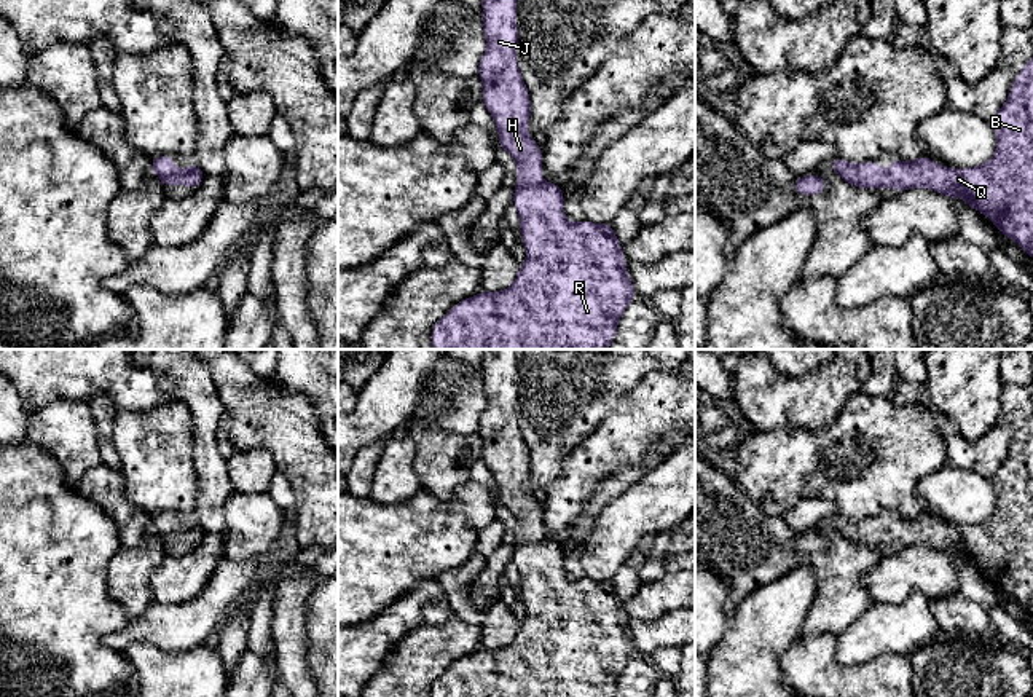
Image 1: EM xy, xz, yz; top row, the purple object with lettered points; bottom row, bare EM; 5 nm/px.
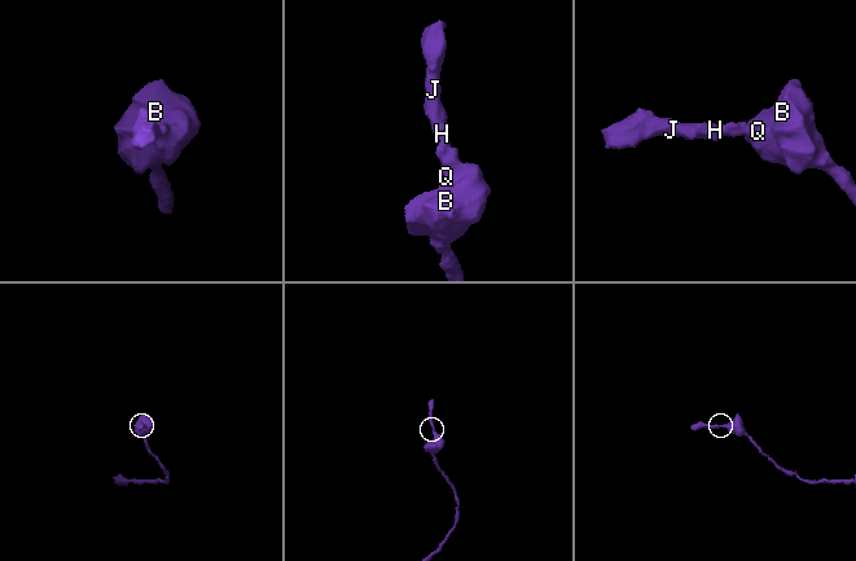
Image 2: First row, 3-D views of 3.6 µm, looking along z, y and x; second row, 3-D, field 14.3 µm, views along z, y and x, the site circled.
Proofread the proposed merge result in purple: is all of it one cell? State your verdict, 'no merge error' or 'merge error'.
no merge error

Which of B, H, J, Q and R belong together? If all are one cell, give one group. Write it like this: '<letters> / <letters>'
B H J Q R

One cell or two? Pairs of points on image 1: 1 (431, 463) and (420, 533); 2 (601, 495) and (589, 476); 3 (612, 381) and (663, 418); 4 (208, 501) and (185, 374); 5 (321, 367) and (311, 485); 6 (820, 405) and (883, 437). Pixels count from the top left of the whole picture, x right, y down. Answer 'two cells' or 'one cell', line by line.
1: two cells
2: two cells
3: two cells
4: one cell
5: two cells
6: two cells

